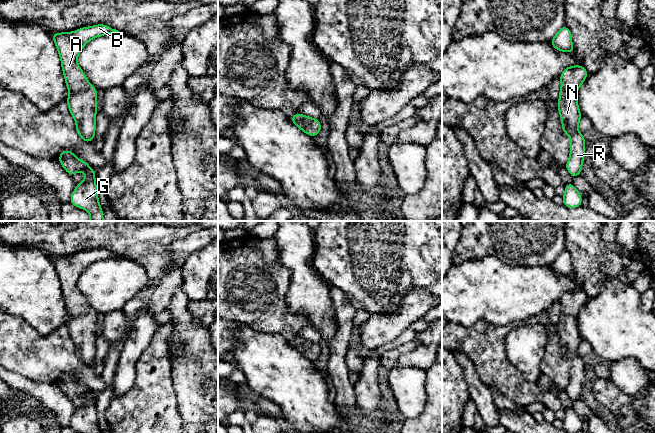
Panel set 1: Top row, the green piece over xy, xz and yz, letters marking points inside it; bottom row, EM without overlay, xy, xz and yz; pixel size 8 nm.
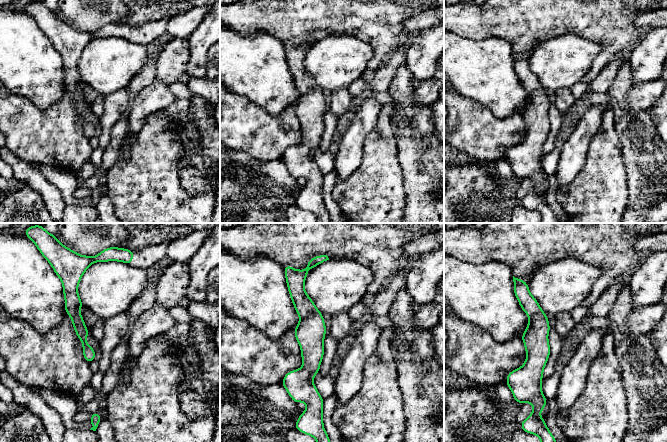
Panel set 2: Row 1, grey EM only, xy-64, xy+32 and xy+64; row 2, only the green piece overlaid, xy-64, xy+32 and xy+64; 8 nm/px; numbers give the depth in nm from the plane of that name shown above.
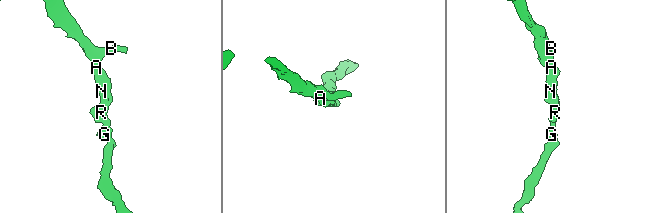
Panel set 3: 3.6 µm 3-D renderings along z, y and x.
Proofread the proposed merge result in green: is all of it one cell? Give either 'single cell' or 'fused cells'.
single cell

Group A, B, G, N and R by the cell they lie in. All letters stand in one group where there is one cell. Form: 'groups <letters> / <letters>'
groups A B G N R

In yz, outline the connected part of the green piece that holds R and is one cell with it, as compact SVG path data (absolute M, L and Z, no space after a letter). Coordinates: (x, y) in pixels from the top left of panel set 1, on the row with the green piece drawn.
M574 65L563 70L560 75L558 112L561 116L562 130L571 139L570 156L565 167L572 177L581 174L585 152L585 137L579 132L578 125L582 117L577 102L579 87L588 76L584 66Z

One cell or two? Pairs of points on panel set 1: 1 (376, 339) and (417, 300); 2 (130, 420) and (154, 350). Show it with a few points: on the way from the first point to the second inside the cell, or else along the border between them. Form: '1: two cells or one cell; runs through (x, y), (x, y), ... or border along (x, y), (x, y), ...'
1: one cell; runs through (386, 329), (407, 310)
2: one cell; runs through (147, 403), (149, 401), (149, 370), (151, 367)

